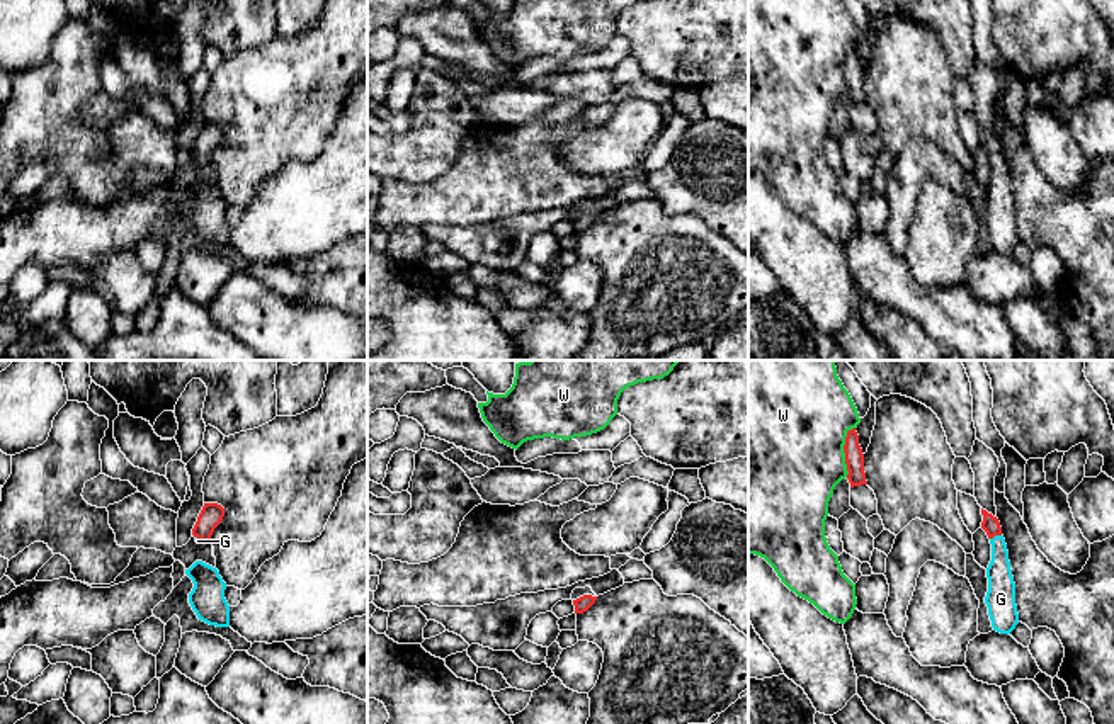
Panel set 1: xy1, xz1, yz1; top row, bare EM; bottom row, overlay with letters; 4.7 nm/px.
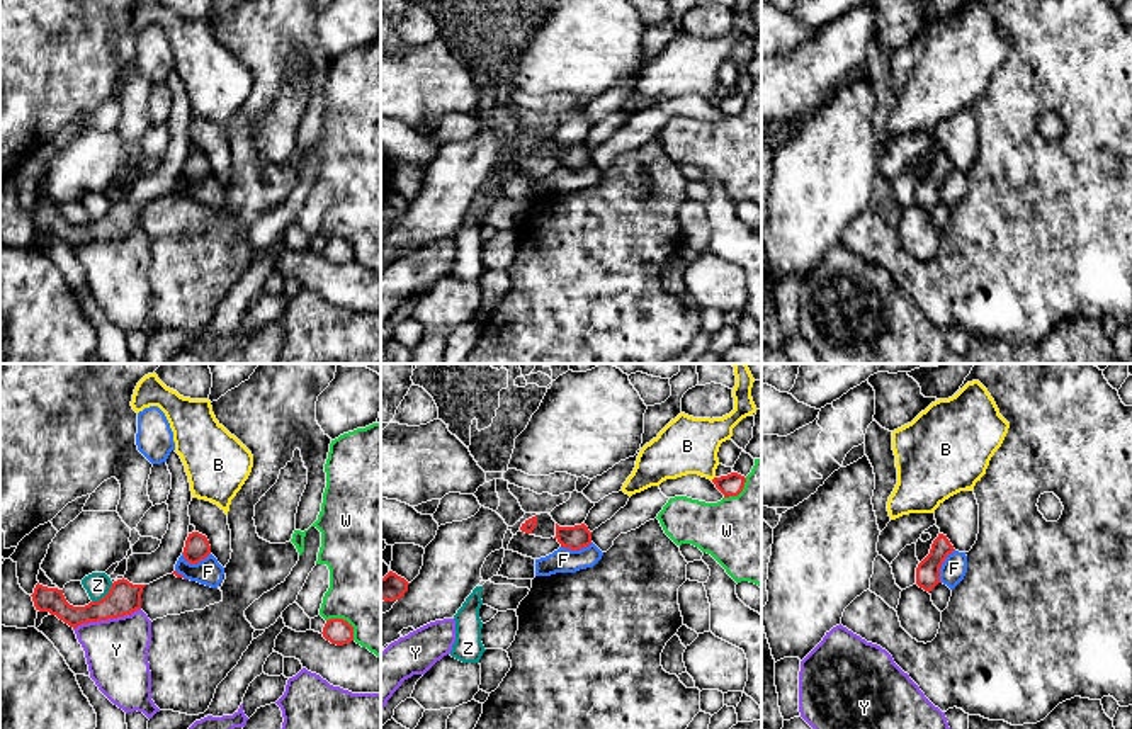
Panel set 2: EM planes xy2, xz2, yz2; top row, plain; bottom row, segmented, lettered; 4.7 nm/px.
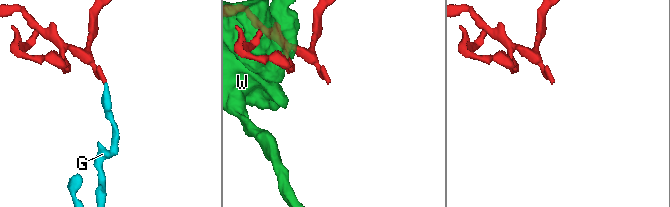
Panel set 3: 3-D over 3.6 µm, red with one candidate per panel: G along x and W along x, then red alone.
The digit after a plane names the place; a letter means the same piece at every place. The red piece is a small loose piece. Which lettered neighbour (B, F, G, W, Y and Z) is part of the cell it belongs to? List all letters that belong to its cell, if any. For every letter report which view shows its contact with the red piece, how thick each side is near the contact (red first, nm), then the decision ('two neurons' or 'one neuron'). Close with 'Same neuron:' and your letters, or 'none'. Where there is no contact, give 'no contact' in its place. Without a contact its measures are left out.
B: no contact; two neurons
F: contact in yz2; calibres 110 and 120 nm; two neurons
G: contact in yz1; calibres 90 and 130 nm; one neuron
W: contact in yz1; calibres 90 and 500 nm; two neurons
Y: contact in xy2; calibres 160 and 300 nm; two neurons
Z: contact in xy2; calibres 160 and 120 nm; two neurons
Same neuron: G

